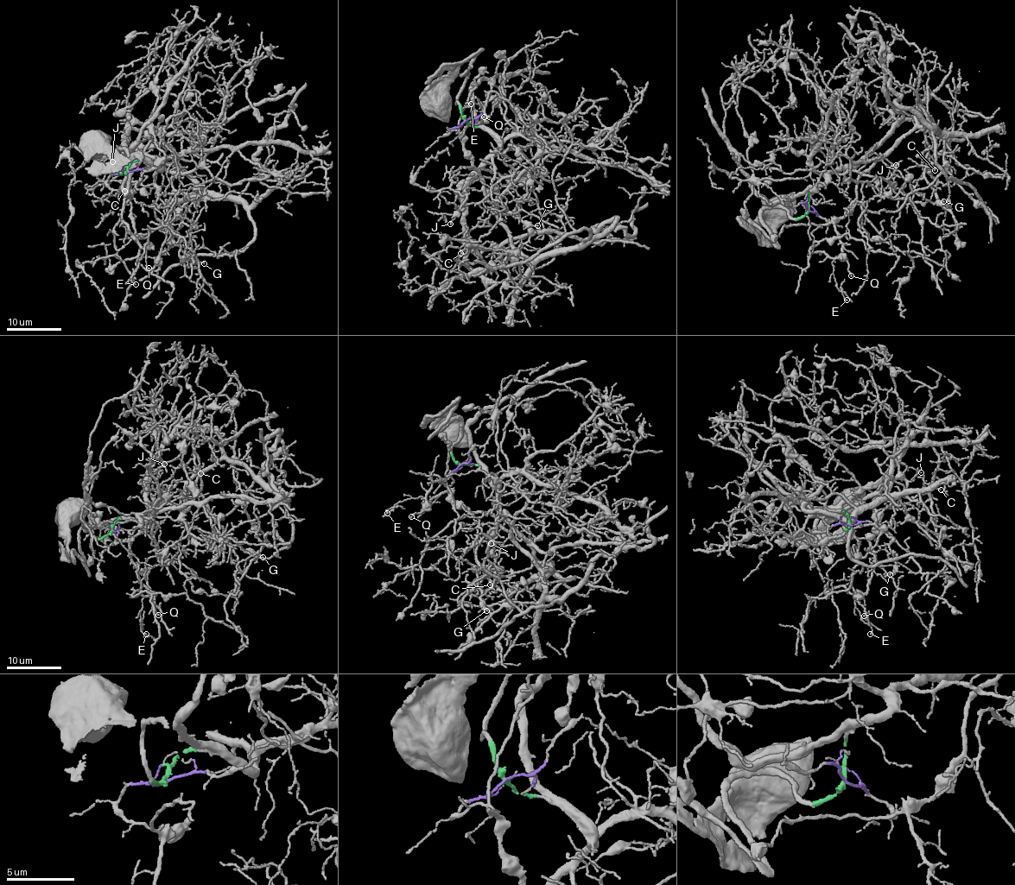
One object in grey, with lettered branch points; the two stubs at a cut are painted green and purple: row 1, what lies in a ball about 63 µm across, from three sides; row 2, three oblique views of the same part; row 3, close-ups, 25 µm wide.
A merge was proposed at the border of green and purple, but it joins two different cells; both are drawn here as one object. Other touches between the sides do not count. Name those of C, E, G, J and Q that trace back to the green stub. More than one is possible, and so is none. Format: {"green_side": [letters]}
{"green_side": ["C", "G", "J"]}

